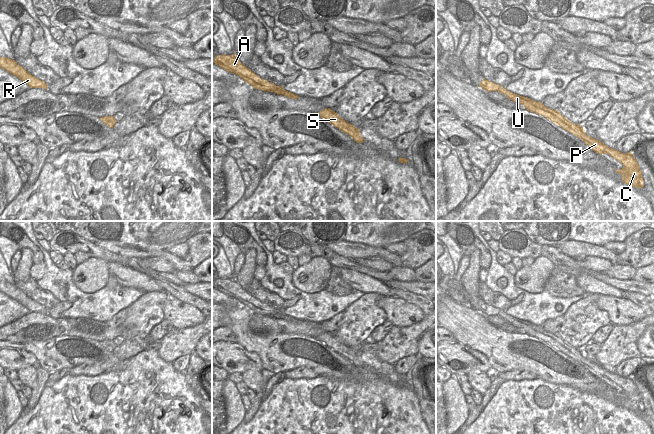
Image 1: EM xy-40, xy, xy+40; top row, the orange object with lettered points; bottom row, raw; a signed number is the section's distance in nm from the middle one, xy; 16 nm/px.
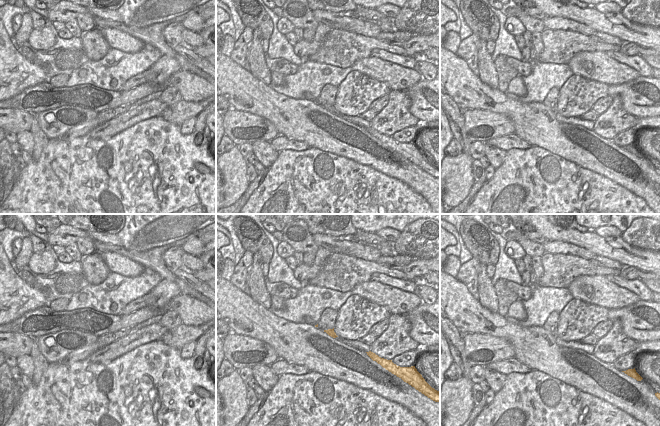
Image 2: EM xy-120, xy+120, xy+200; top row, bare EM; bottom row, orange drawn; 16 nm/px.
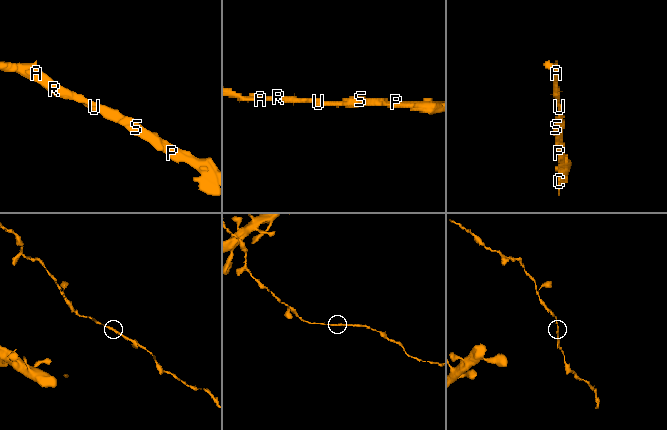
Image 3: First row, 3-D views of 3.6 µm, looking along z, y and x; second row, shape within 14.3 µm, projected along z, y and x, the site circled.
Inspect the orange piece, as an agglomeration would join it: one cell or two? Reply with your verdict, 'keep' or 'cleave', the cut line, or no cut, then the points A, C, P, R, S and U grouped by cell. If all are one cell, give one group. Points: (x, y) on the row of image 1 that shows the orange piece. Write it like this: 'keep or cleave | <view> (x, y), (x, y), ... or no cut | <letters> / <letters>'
keep | no cut | A C P R S U

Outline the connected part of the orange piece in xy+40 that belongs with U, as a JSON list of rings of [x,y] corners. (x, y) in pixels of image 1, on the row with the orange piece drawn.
[[[485,78],[479,83],[482,89],[491,92],[498,91],[499,93],[505,95],[508,99],[512,100],[517,104],[523,105],[526,110],[541,115],[557,126],[561,127],[565,131],[573,134],[574,136],[580,138],[586,145],[589,146],[595,153],[599,155],[608,154],[614,159],[619,161],[624,167],[622,169],[616,169],[617,174],[621,174],[623,183],[629,185],[630,187],[643,188],[644,180],[641,175],[640,167],[635,160],[634,156],[629,153],[621,153],[616,149],[609,148],[603,144],[600,140],[594,139],[585,134],[585,130],[581,125],[574,124],[562,116],[557,110],[553,110],[545,107],[542,102],[534,101],[528,97],[520,96],[510,91],[507,91],[504,87],[499,84],[488,81]]]

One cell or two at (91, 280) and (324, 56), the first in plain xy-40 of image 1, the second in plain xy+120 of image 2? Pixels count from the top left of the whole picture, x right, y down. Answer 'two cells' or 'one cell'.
two cells

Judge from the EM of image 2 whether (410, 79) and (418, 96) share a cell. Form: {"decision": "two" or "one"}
{"decision": "two"}

